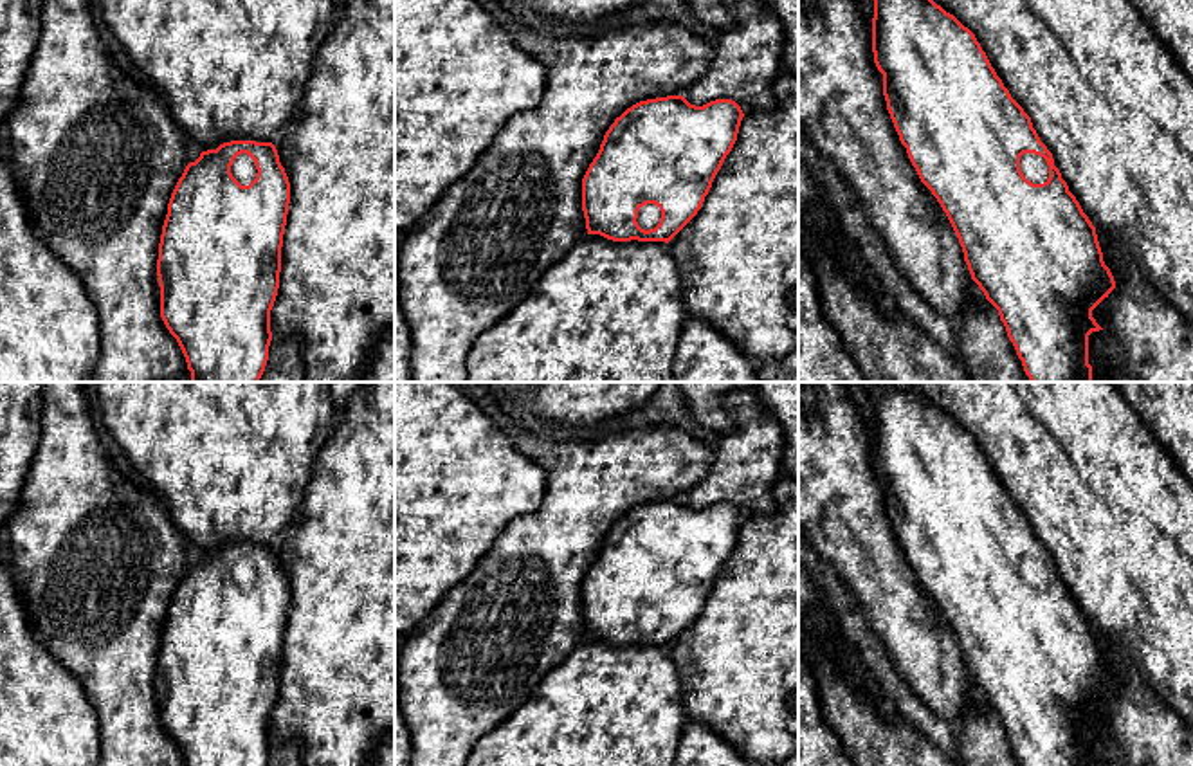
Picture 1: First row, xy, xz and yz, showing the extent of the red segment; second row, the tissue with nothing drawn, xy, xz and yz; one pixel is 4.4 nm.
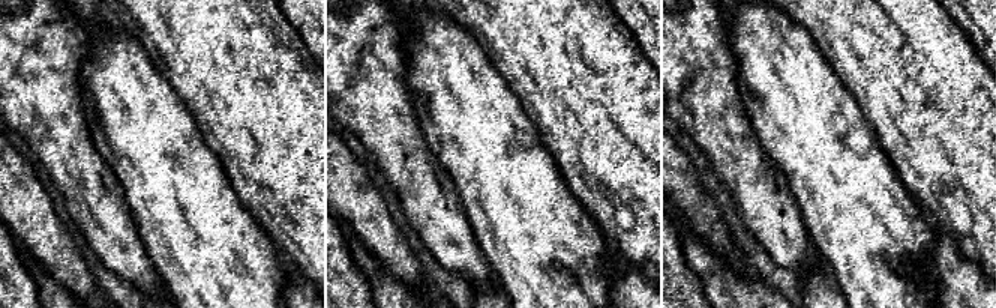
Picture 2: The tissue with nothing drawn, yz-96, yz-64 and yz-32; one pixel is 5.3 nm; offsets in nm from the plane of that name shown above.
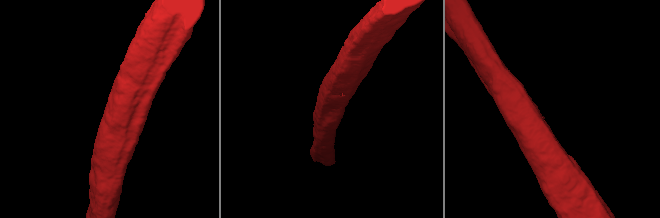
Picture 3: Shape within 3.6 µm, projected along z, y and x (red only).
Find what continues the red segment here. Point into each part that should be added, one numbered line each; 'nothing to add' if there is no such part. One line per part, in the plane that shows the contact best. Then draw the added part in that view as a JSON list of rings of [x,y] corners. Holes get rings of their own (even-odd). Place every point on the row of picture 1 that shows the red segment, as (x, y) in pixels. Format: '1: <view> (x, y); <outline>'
1: yz (1035, 168); [[[1024,153],[1020,157],[1020,171],[1033,184],[1043,184],[1049,178],[1049,166],[1045,159],[1034,153]]]

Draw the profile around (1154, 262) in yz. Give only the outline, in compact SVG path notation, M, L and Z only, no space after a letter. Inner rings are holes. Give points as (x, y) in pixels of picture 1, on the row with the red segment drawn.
M933 0L968 27L986 52L1011 97L1031 117L1040 141L1052 153L1054 164L1079 202L1092 225L1116 238L1155 283L1164 299L1193 323L1193 81L1130 0Z

